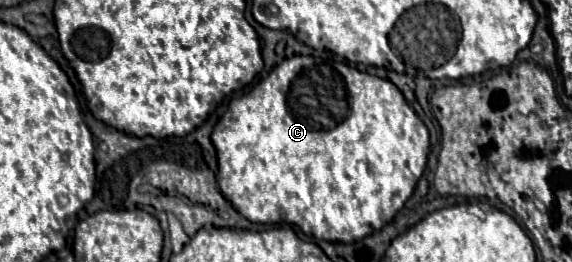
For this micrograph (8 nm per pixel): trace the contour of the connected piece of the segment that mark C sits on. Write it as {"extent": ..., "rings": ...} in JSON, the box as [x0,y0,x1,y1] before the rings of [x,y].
{"extent":[212,55,430,243],"rings":[[[294,55],[290,59],[284,59],[250,93],[238,99],[232,99],[228,111],[224,113],[224,117],[216,123],[212,131],[212,143],[216,147],[218,159],[216,173],[218,187],[240,215],[244,215],[248,221],[254,221],[254,223],[286,221],[286,223],[298,225],[304,233],[314,235],[316,239],[340,241],[340,243],[352,243],[356,239],[364,239],[366,235],[380,231],[384,225],[392,221],[392,217],[403,208],[406,199],[412,195],[416,181],[420,179],[426,167],[426,157],[430,151],[430,137],[426,125],[416,117],[416,113],[404,101],[402,93],[398,91],[394,83],[384,81],[380,77],[372,77],[344,63],[324,63],[324,61],[316,61],[314,57],[304,57],[304,55]]]}

